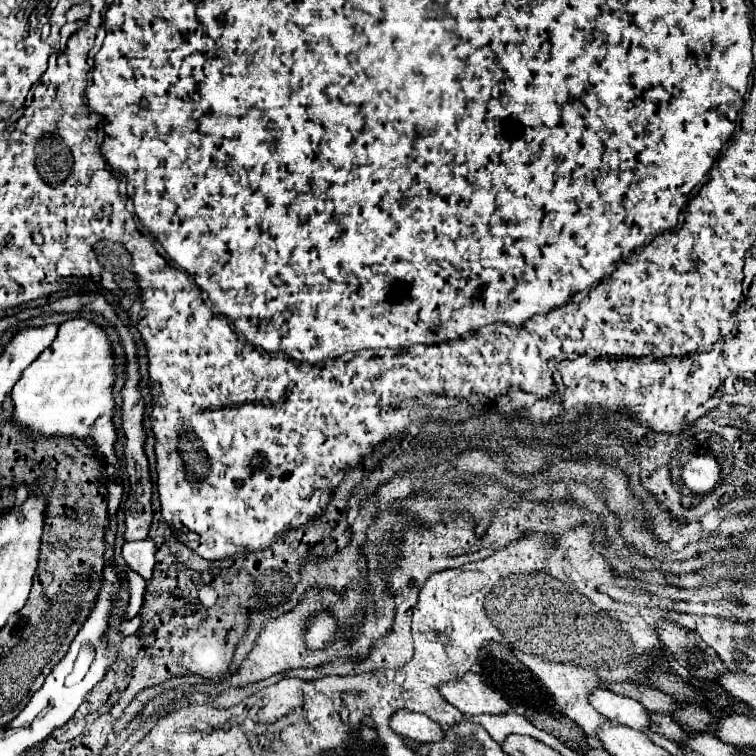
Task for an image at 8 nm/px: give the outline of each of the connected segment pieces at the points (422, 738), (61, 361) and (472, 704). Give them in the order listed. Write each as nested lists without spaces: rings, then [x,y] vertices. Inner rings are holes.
[[[398,710],[390,720],[390,728],[402,736],[408,736],[424,744],[432,744],[434,740],[444,740],[444,732],[434,720],[410,710]]]
[[[84,318],[66,320],[60,324],[56,340],[22,372],[22,378],[12,388],[12,424],[30,432],[34,438],[76,438],[84,444],[96,446],[96,440],[114,442],[116,430],[112,426],[112,384],[114,384],[114,360],[106,334]]]
[[[468,672],[458,682],[442,684],[440,686],[440,694],[452,706],[456,706],[460,712],[464,712],[466,716],[476,716],[476,714],[508,714],[510,712],[510,704],[502,698],[502,694],[492,690],[482,680],[482,676],[472,674],[472,672]]]

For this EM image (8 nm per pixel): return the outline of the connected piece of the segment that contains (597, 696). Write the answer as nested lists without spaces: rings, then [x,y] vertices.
[[[594,690],[590,702],[602,716],[616,724],[624,724],[636,730],[648,728],[648,710],[632,698],[620,696],[612,690]]]

